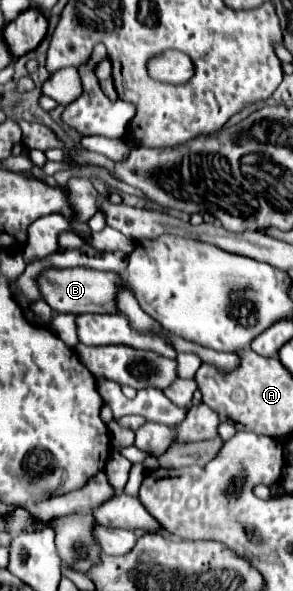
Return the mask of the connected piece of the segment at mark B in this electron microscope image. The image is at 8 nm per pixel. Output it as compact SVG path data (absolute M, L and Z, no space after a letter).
M44 268L38 276L38 288L42 300L58 314L119 313L114 308L114 292L122 284L122 278L104 270L90 268Z

